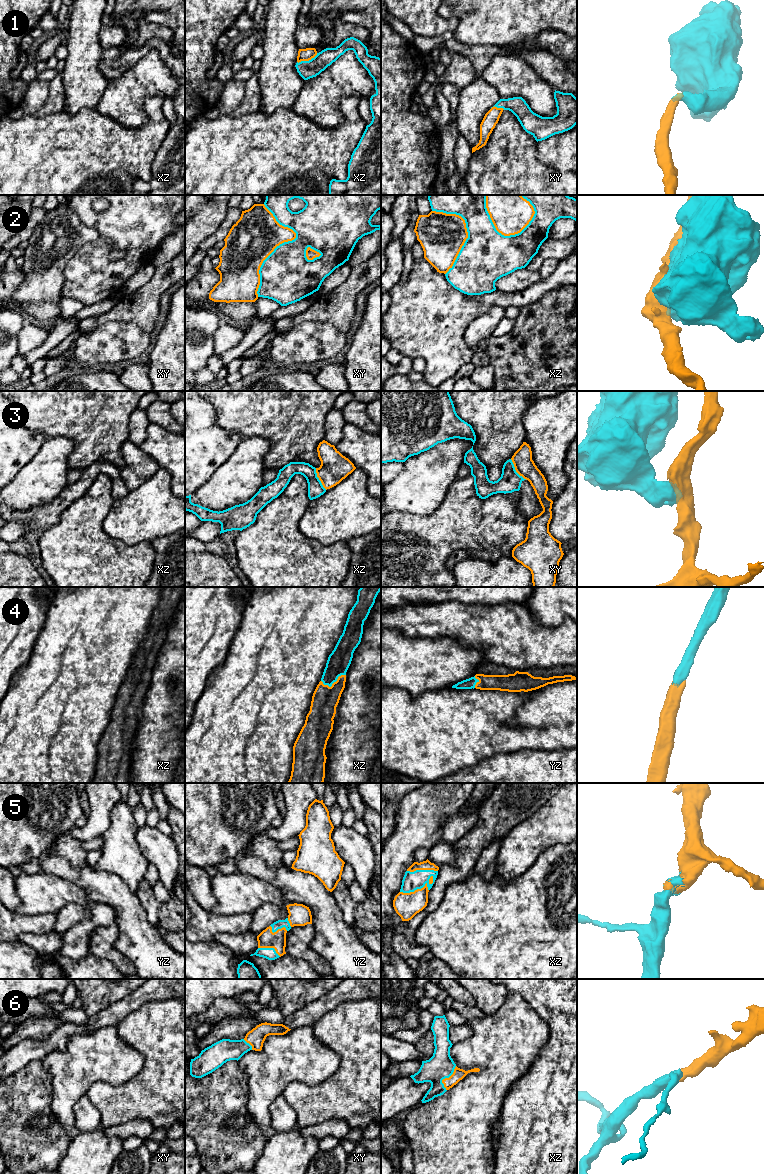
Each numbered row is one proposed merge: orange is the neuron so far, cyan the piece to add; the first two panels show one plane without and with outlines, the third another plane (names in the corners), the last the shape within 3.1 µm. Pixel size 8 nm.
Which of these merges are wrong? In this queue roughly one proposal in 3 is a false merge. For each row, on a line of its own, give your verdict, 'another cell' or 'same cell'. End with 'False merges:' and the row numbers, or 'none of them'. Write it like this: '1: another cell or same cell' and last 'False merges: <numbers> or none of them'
1: same cell
2: another cell
3: another cell
4: same cell
5: same cell
6: same cell
False merges: 2, 3

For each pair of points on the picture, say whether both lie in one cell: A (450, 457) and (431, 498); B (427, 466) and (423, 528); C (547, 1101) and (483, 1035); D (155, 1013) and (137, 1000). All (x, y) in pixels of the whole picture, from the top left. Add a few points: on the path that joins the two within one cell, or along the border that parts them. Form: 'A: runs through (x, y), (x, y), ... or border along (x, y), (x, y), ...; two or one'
A: runs through (440, 467), (431, 476), (431, 488); one
B: border along (442, 500), (426, 515), (412, 515), (401, 512); two
C: border along (537, 1057), (530, 1068), (512, 1085), (507, 1093); two
D: border along (165, 999), (146, 1001), (123, 1018); two

